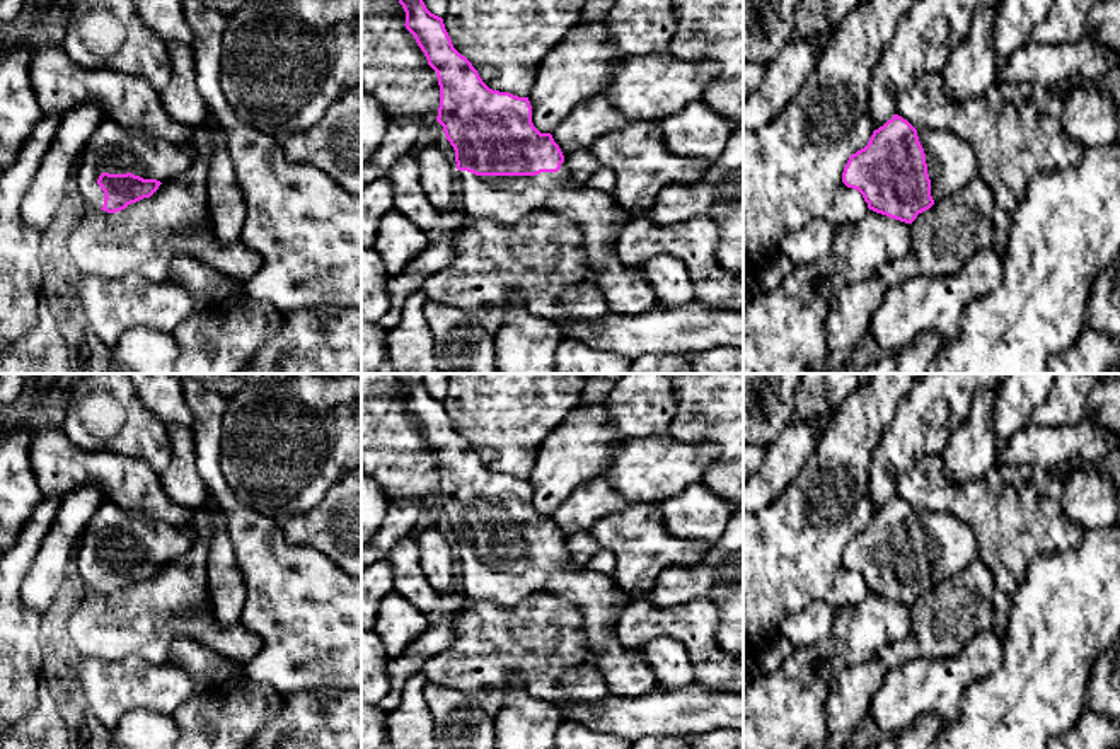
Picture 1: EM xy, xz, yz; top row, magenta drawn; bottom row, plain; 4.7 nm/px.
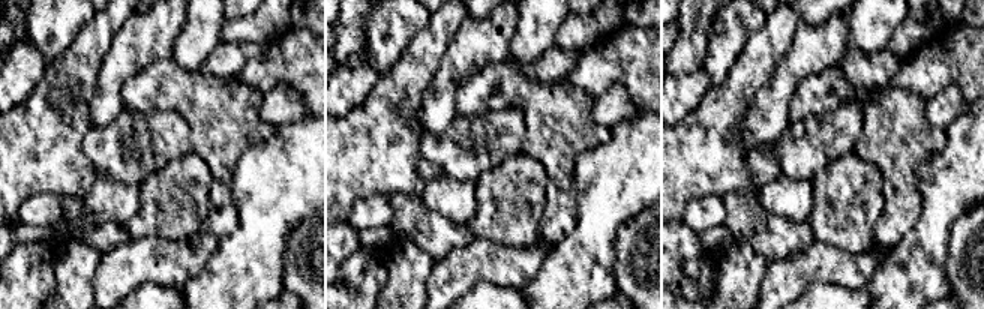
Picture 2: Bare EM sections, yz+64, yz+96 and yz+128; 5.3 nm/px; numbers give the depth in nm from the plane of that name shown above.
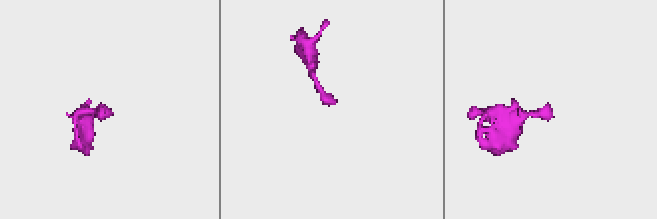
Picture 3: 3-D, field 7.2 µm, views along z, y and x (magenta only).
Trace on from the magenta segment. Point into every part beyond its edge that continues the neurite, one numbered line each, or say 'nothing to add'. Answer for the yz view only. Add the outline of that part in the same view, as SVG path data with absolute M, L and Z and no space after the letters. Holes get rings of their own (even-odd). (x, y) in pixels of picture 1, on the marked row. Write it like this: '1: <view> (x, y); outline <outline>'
1: yz (948, 157); outline M948 128L917 130L926 154L934 201L960 191L977 177L968 143Z

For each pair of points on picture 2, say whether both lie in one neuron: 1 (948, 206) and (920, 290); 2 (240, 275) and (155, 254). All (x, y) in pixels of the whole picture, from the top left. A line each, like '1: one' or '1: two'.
1: one
2: two

